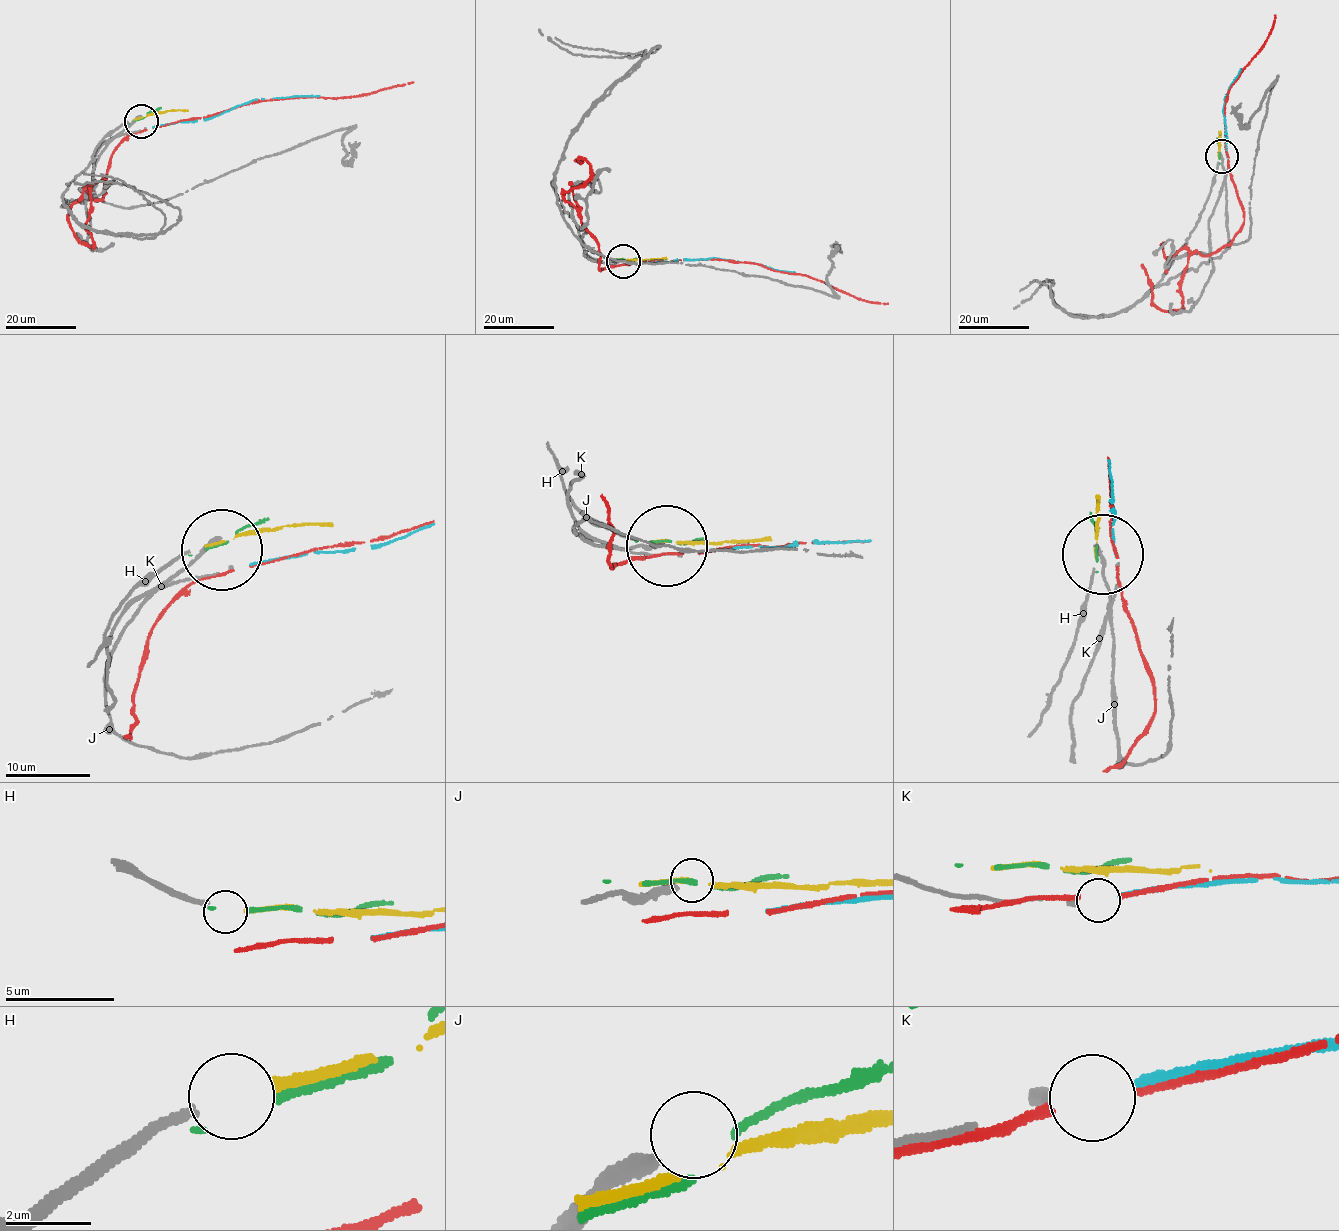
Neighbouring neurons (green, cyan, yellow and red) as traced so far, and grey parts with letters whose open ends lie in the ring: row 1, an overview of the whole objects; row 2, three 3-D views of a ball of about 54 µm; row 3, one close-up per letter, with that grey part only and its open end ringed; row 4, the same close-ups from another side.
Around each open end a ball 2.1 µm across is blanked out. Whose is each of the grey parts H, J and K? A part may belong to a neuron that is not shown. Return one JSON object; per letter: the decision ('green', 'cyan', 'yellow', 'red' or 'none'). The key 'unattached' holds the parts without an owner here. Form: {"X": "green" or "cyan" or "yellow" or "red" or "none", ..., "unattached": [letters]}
{"H": "yellow", "J": "none", "K": "cyan", "unattached": ["J"]}

